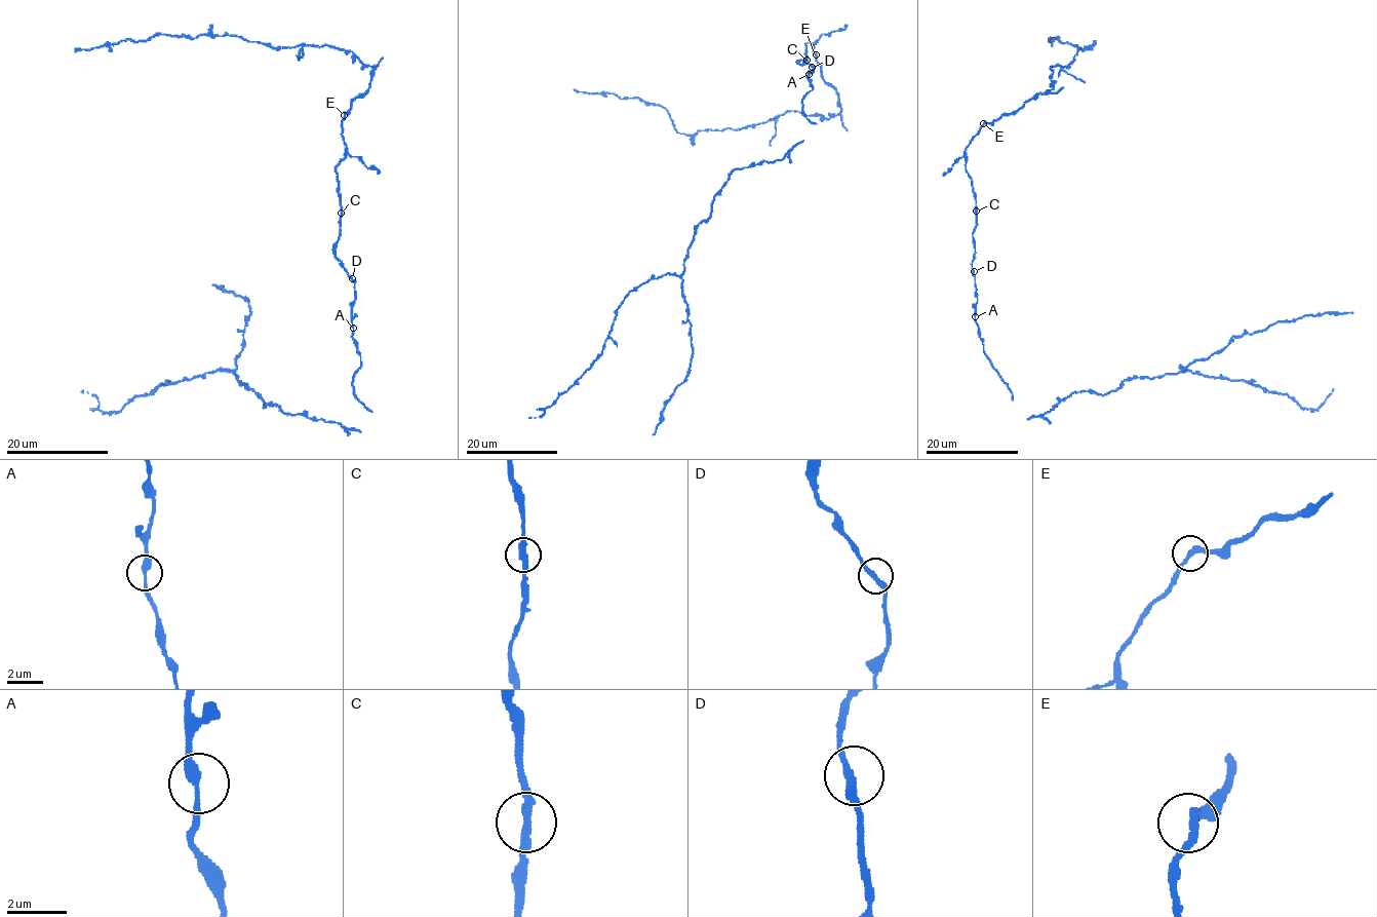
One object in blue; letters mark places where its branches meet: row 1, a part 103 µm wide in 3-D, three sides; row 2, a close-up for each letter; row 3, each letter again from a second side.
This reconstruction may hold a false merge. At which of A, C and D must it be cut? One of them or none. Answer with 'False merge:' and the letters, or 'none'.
False merge: none

